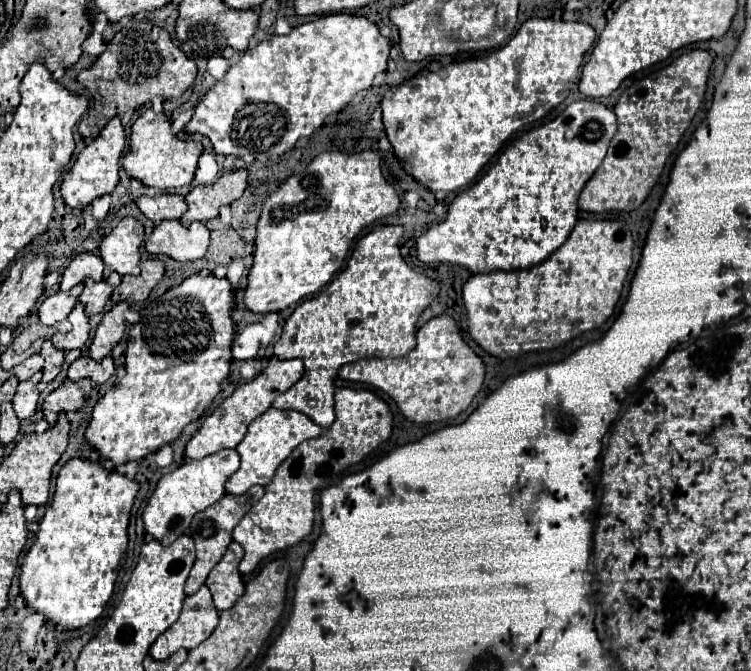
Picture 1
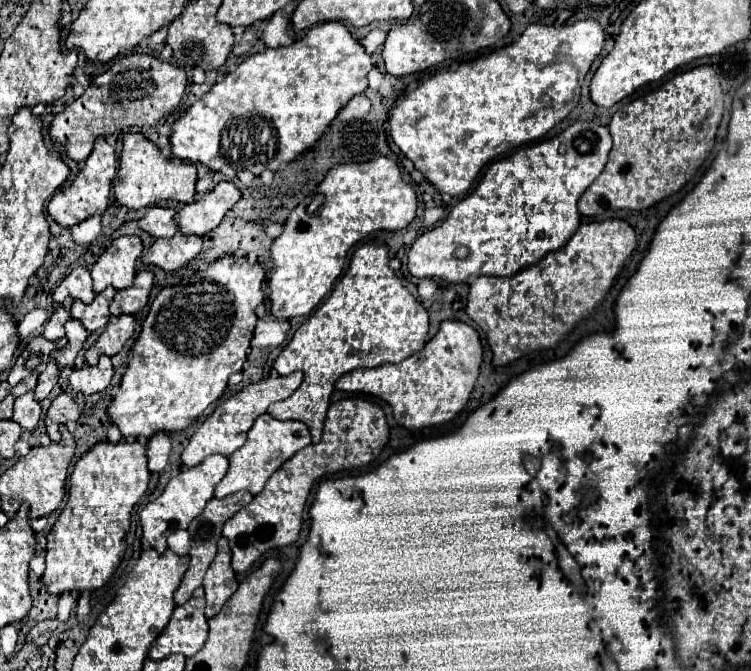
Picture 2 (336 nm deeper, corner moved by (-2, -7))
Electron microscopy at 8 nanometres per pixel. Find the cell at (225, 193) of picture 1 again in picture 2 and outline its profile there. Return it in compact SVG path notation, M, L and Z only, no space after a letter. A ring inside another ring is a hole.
M220 181L210 193L198 201L186 203L176 215L174 221L184 235L206 235L220 225L222 217L242 199L242 193L234 183Z

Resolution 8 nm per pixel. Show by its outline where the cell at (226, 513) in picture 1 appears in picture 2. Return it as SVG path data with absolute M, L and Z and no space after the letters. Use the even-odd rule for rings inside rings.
M238 491L238 493L232 493L232 495L224 497L224 499L216 499L216 497L214 497L214 499L206 505L206 509L200 513L200 517L196 517L196 519L190 523L190 527L188 527L188 533L190 533L190 539L192 539L190 567L188 567L188 571L186 571L186 575L184 575L184 579L182 579L180 587L178 587L178 591L174 593L176 605L184 605L184 603L192 597L194 589L198 589L198 587L202 585L202 579L204 579L204 575L206 575L210 563L212 563L214 557L216 557L216 545L218 545L218 539L222 537L222 527L224 527L224 523L226 523L234 513L238 513L242 507L250 505L252 499L254 499L254 495L248 493L248 491Z

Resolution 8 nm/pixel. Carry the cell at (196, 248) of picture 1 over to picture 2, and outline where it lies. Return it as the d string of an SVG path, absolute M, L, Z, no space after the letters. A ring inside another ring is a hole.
M180 231L170 239L156 239L142 257L146 265L158 265L164 271L176 271L192 261L202 249L202 237L182 235Z

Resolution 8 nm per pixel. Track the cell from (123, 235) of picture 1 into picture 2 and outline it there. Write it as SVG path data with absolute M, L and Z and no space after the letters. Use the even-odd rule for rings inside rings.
M124 235L112 241L112 245L98 257L90 269L94 279L94 291L100 293L108 285L114 289L126 289L134 281L136 259L142 253L142 239L136 235Z

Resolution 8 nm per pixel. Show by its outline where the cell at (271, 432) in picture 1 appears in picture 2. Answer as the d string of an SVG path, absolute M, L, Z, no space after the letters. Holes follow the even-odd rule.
M260 415L252 429L248 431L248 439L244 443L244 447L240 447L238 451L234 451L228 459L230 459L230 469L228 473L224 475L224 479L216 485L216 491L214 491L214 497L222 499L230 493L236 493L236 491L250 491L254 495L258 495L266 481L270 479L272 473L276 473L282 463L286 463L296 451L304 449L306 445L310 445L310 431L308 427L302 423L302 421L280 421L280 419L274 419L272 415Z

